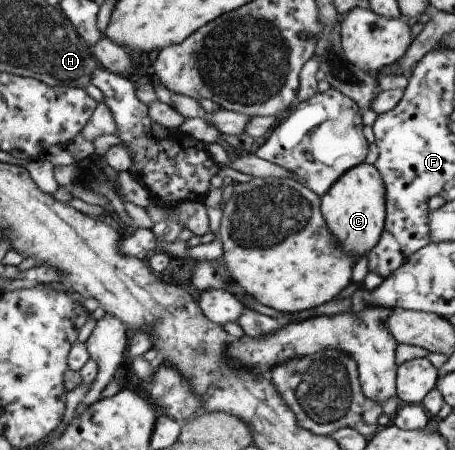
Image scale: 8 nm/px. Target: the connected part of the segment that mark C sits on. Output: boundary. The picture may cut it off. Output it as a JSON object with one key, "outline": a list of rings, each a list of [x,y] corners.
{"outline":[[[362,162],[349,169],[322,197],[327,225],[339,233],[338,243],[346,252],[361,257],[379,242],[386,221],[386,188],[374,165]]]}

